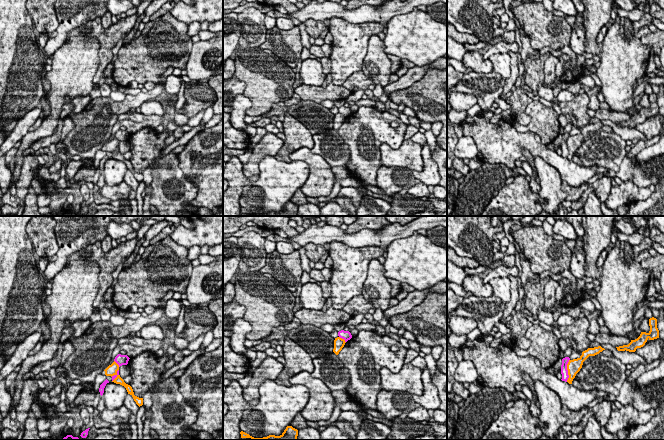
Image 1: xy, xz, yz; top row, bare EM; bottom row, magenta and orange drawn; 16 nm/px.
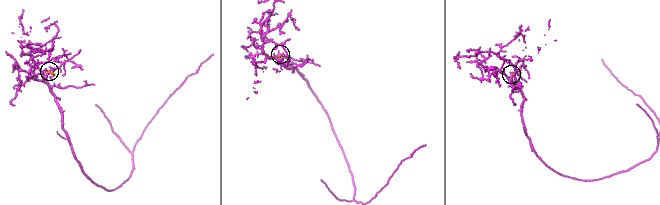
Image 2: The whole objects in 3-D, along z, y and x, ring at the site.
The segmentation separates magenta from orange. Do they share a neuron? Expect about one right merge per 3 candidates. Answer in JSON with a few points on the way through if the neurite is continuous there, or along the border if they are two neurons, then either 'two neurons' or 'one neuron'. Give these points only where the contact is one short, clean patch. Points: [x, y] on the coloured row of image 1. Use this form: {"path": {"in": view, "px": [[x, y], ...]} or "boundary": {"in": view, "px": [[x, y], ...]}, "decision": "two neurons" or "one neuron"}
{"boundary": {"in": "yz", "px": [[569, 359], [567, 364], [568, 379], [566, 381]]}, "decision": "two neurons"}

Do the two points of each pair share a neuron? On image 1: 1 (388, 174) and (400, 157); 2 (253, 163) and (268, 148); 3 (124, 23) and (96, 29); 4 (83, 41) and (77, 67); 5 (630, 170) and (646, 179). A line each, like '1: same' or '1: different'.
1: different
2: same
3: same
4: same
5: same

